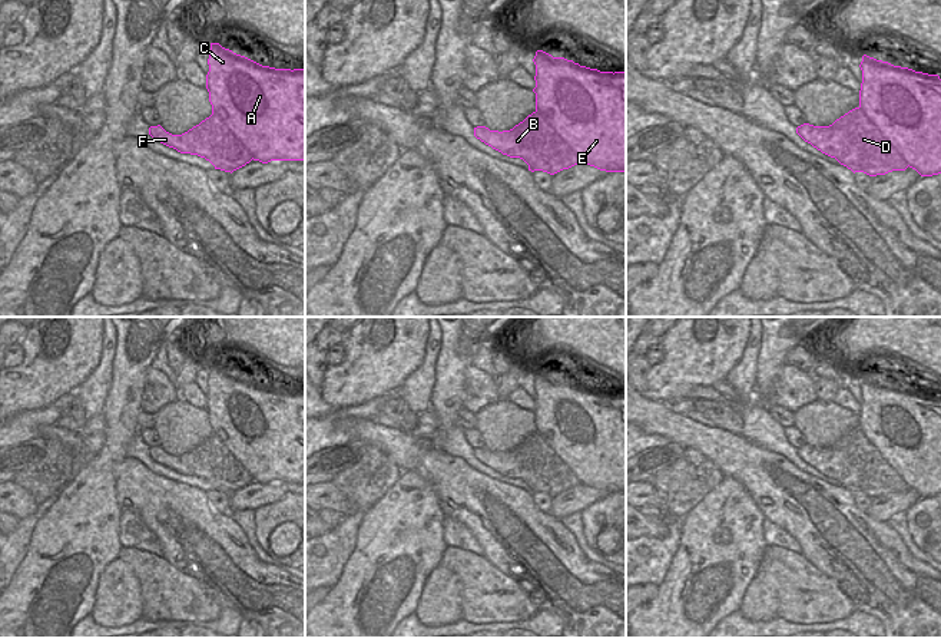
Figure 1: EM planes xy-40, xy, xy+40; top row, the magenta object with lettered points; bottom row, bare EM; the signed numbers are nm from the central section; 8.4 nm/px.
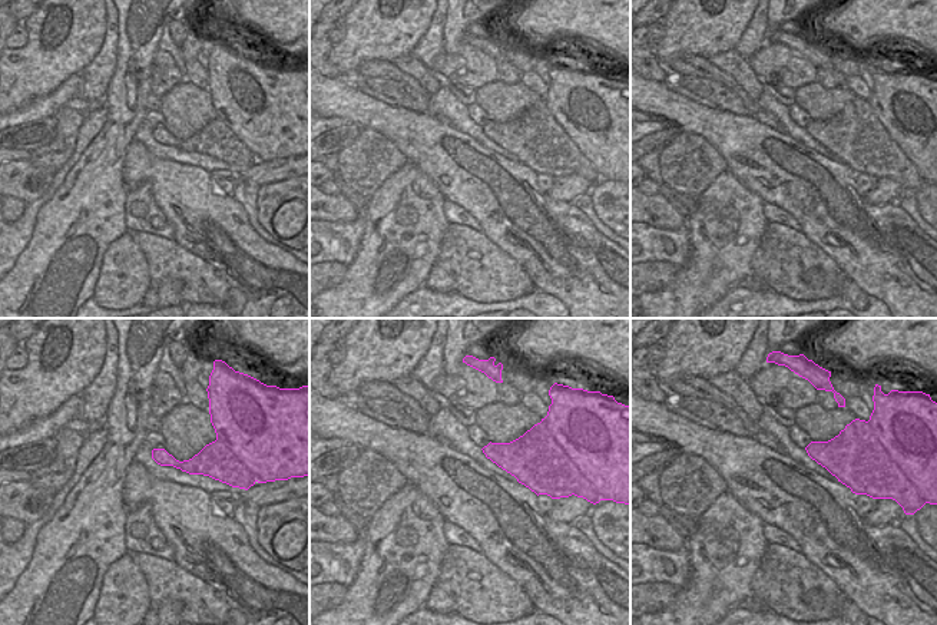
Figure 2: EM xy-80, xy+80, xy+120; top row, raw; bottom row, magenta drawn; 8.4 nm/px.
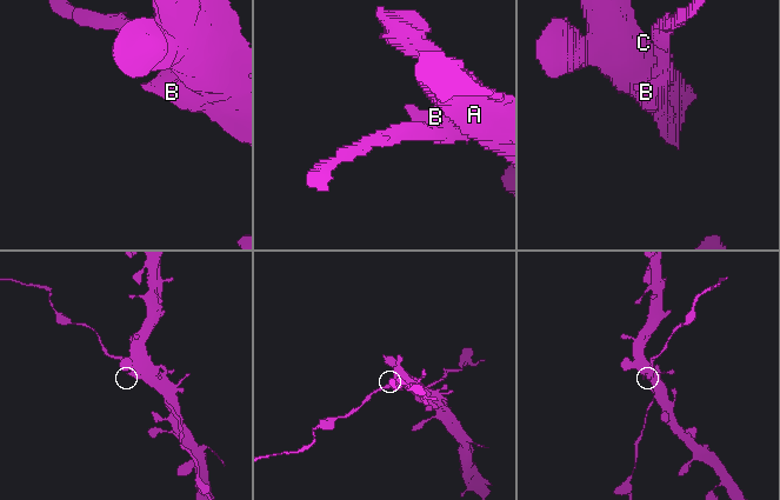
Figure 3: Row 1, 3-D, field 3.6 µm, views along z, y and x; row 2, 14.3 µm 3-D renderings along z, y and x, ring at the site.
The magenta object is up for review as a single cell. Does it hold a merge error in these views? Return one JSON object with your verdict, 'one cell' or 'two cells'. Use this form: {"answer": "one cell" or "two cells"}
{"answer": "two cells"}

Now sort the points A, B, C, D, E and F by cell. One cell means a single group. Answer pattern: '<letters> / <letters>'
A C E / B D F

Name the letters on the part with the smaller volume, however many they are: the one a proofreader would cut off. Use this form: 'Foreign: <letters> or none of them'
Foreign: B, D, F

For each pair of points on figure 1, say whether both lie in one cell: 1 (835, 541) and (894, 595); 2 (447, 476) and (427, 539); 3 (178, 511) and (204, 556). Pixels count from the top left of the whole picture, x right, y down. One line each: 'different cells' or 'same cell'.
1: same cell
2: different cells
3: same cell

